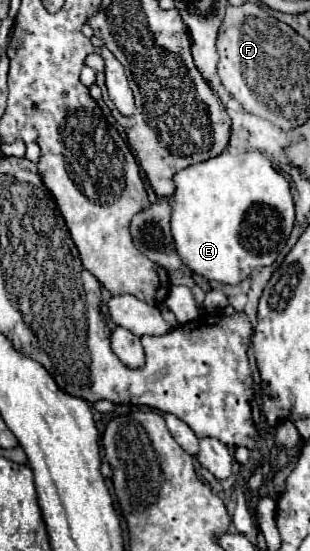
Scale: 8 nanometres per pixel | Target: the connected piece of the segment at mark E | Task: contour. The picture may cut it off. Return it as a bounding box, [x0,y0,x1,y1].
[172,151,294,285]

